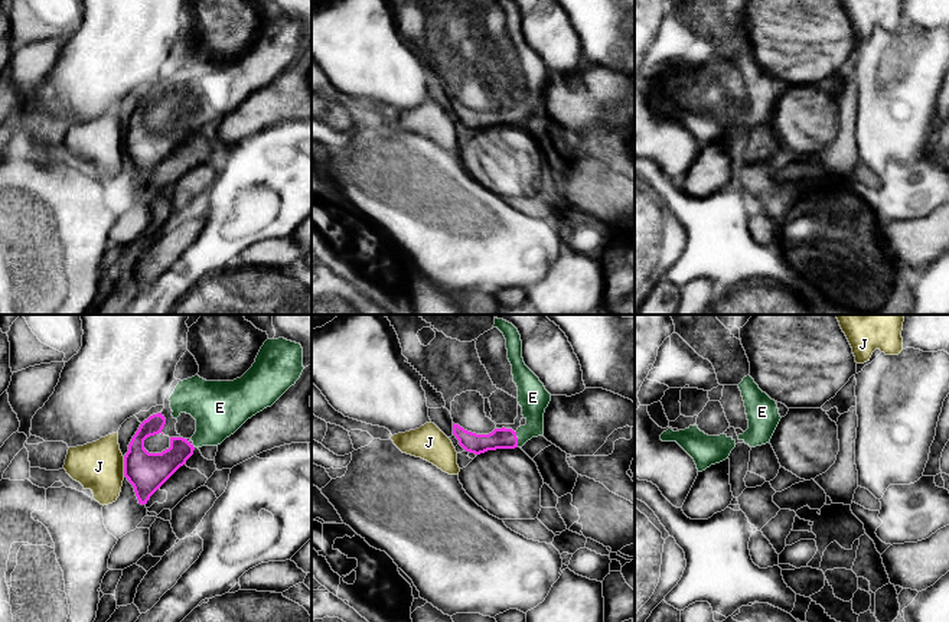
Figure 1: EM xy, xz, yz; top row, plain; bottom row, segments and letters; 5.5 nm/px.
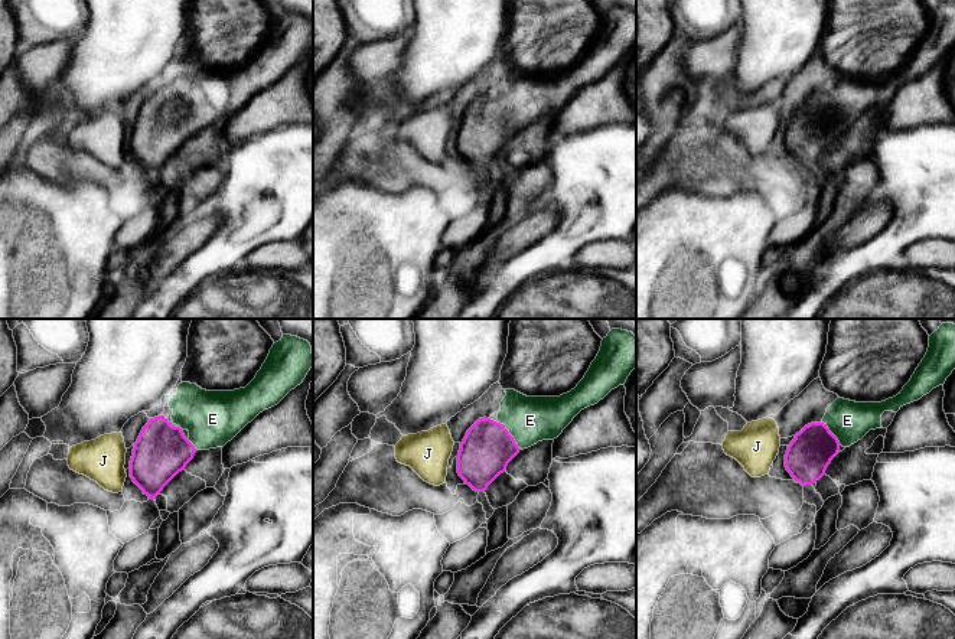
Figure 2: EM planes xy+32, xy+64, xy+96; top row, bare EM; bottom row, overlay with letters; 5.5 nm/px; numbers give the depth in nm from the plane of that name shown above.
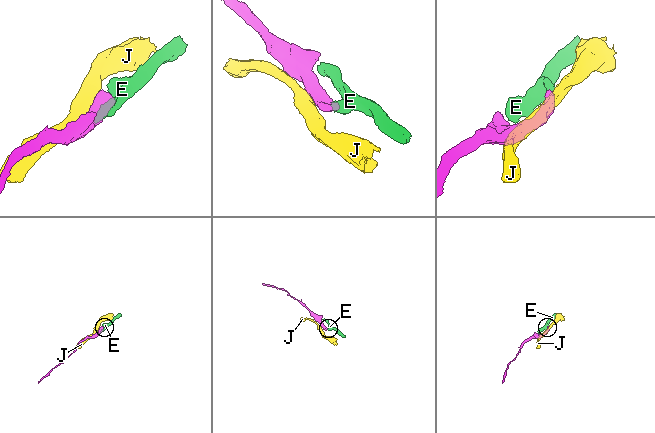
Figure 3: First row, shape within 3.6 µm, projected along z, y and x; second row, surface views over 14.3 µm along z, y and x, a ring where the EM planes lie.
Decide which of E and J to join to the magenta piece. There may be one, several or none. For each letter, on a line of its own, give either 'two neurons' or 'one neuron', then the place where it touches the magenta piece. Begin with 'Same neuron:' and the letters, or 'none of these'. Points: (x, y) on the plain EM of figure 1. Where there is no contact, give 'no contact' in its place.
Same neuron: E
E: one neuron | xz (517, 116)
J: two neurons | xy (124, 143)

